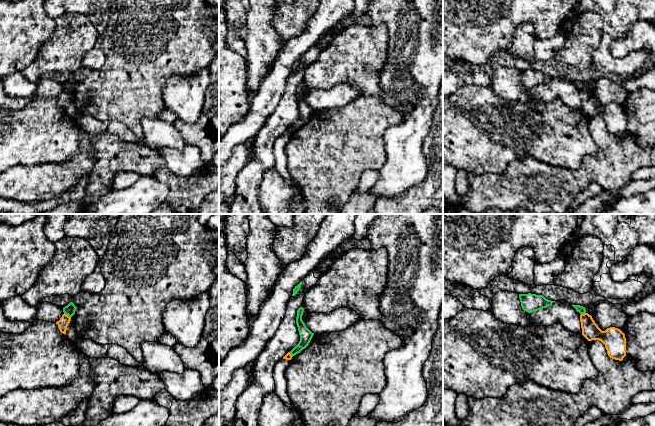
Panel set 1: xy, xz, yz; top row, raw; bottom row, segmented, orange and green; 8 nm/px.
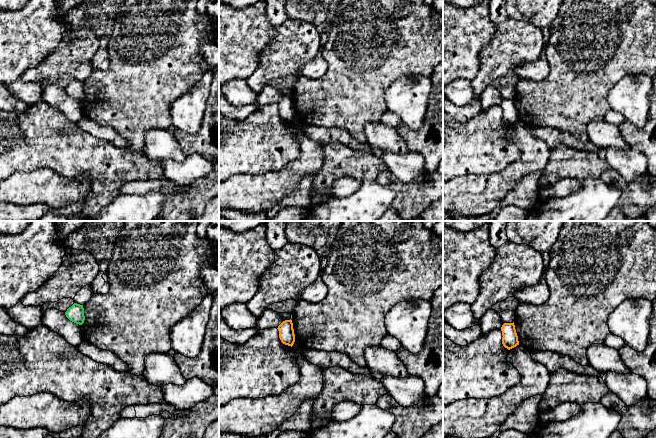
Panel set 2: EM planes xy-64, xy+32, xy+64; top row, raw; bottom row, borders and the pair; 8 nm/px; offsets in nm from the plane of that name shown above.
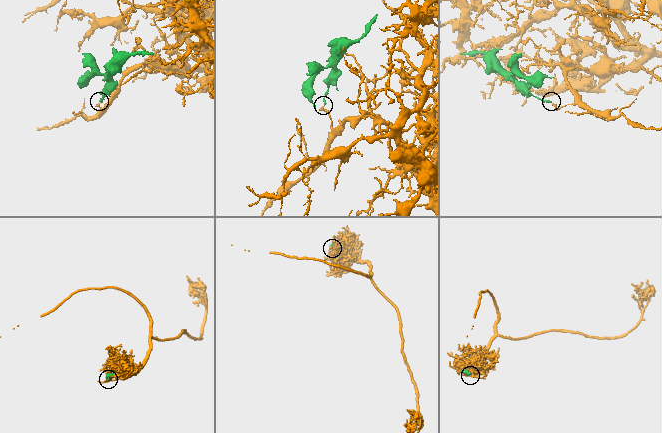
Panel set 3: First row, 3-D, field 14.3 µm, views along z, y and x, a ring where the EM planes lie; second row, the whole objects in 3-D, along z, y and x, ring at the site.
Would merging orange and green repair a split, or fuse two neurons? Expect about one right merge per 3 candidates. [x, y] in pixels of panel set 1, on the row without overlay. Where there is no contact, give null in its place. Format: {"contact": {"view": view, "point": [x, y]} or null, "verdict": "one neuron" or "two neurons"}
{"contact": {"view": "xy", "point": [67, 91]}, "verdict": "two neurons"}

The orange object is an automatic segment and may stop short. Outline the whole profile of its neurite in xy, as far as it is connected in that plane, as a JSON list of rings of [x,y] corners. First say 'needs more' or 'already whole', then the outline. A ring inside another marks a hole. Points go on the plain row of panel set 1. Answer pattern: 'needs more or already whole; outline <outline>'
already whole; outline [[[63,90],[59,97],[56,98],[61,109],[66,111],[67,102],[71,97],[71,93]]]

